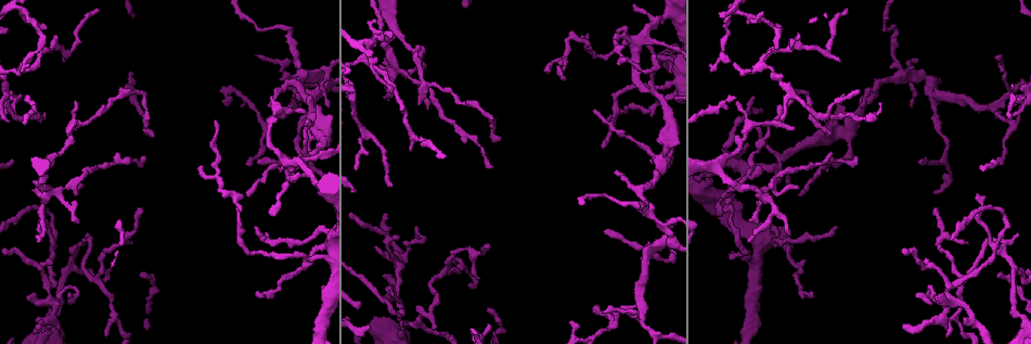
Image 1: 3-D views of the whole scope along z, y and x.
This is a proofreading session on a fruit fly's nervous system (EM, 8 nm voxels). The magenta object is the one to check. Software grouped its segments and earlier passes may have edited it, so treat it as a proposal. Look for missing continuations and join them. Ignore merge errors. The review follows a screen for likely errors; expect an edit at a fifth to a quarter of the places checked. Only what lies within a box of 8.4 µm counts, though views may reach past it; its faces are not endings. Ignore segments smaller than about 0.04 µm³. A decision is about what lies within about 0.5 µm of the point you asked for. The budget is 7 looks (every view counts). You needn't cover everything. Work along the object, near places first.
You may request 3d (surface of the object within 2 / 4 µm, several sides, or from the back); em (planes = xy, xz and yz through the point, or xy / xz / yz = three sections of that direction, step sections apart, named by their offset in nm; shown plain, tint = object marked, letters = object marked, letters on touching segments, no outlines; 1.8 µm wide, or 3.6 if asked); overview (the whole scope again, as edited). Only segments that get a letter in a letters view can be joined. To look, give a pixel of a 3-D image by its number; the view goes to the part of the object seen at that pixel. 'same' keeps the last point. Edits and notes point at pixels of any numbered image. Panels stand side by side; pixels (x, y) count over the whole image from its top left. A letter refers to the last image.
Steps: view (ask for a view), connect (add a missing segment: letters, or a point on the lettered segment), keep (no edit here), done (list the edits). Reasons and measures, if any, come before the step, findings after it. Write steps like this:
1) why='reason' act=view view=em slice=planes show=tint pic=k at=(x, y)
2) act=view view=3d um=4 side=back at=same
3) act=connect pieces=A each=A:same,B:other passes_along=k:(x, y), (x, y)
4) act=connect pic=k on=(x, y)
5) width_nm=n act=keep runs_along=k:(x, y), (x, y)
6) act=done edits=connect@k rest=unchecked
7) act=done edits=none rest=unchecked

why='thin end' act=view view=em slice=planes show=letters pic=1 at=(735, 104)

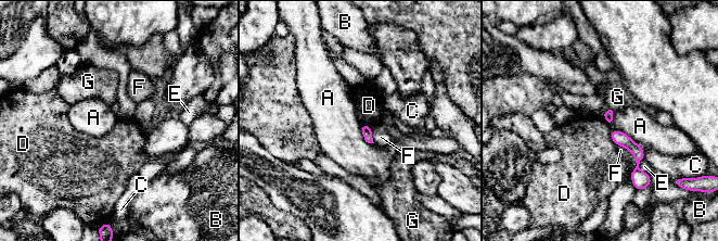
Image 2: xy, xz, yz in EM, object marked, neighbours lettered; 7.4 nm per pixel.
act=keep each=A:other,B:other,C:other,D:other,E:other,F:other,G:other found='no lettered segment goes on from it'

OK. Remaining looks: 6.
why='four arms meet' act=view view=em slice=yz step=8 show=tint pic=1 at=(649, 212)

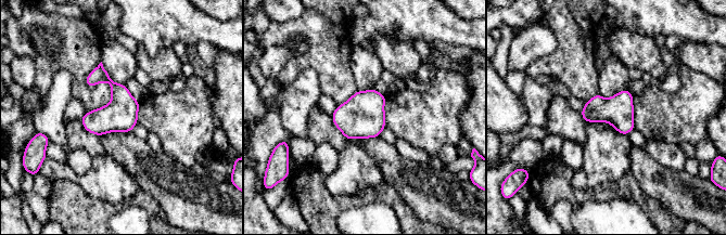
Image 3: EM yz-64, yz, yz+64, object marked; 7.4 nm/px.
act=view view=em slice=planes show=tint at=same

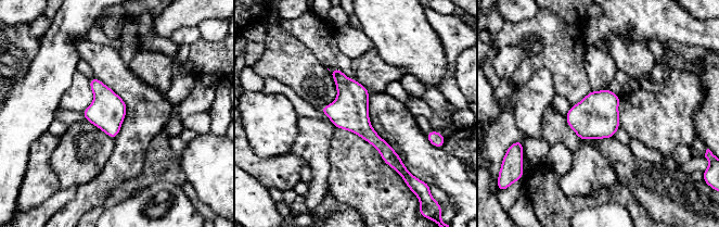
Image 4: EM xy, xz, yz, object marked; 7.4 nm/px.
act=view view=em slice=planes show=letters at=same

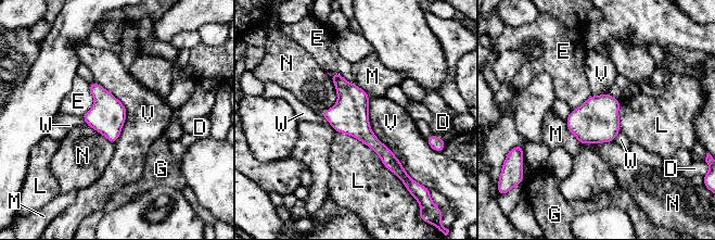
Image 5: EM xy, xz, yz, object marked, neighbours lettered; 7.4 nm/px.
width_nm=260 act=keep each=D:other,E:other,G:other,L:other,M:other,N:other,V:other,W:other border=5:(369, 96), (369, 126), (407, 174) found='none of them fits'

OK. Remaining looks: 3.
act=view view=3d um=4 pic=1 at=(71, 301)

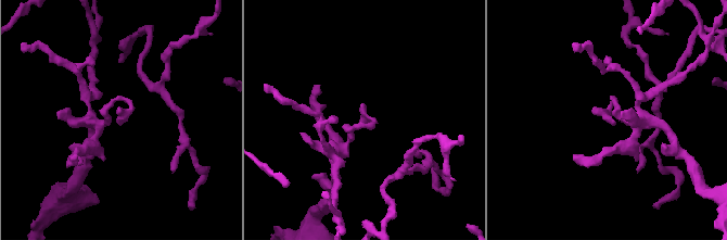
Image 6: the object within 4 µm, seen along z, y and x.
why='now the EM' act=view view=em slice=planes show=letters pic=6 at=(118, 121)

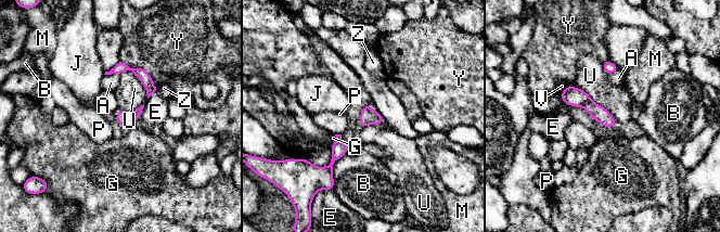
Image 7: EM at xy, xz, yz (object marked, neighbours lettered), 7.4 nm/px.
act=keep each=A:other,B:other,E:other,G:other,J:other,M:other,P:other,U:other,V:other,Y:other,Z:other runs_along=7:(563, 94), (586, 101), (613, 123) found='none of them fits'

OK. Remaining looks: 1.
act=done edits=none rest=unchecked

